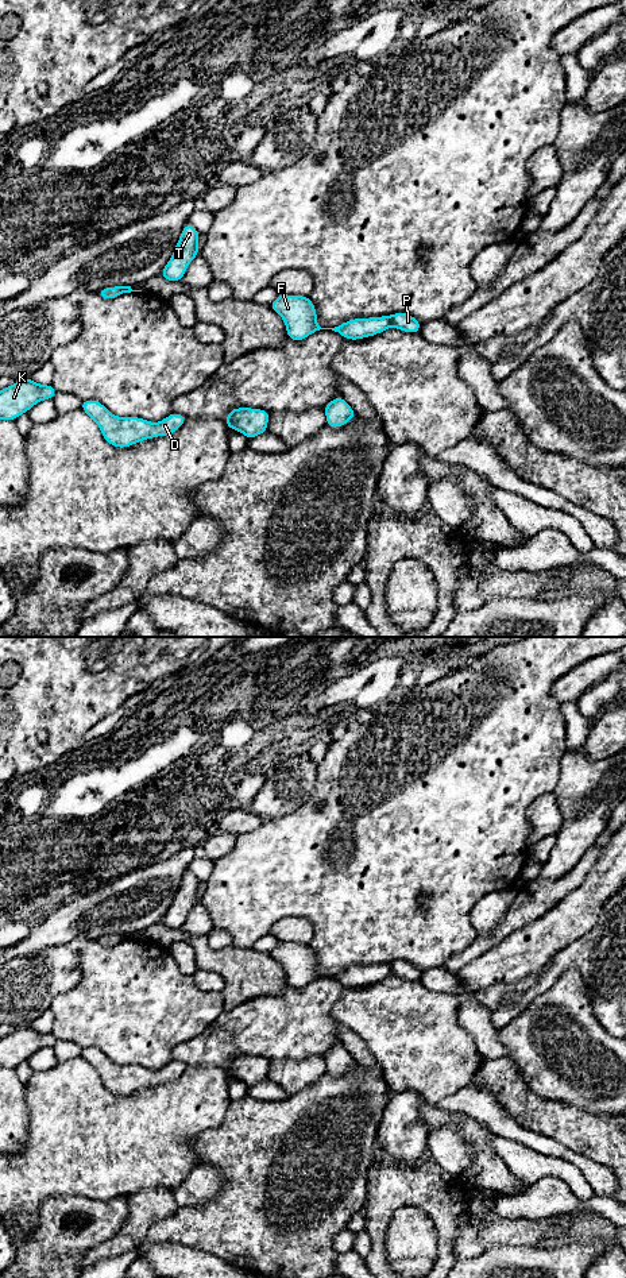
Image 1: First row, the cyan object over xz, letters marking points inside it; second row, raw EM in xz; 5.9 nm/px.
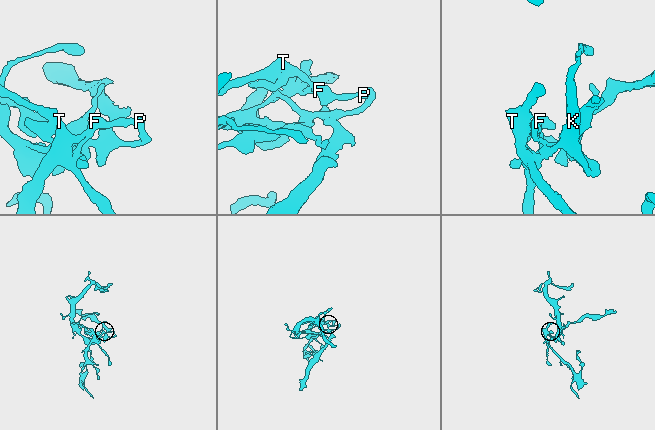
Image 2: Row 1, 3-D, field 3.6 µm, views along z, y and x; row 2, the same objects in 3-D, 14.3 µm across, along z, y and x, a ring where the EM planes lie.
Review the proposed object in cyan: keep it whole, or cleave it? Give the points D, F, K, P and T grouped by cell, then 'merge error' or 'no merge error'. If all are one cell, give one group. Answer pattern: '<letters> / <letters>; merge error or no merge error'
D K P / F T; merge error

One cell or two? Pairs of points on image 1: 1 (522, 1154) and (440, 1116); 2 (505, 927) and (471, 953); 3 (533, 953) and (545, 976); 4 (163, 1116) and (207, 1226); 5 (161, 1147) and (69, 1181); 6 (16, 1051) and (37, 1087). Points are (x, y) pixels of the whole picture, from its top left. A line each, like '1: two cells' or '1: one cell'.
1: two cells
2: one cell
3: two cells
4: two cells
5: one cell
6: two cells

